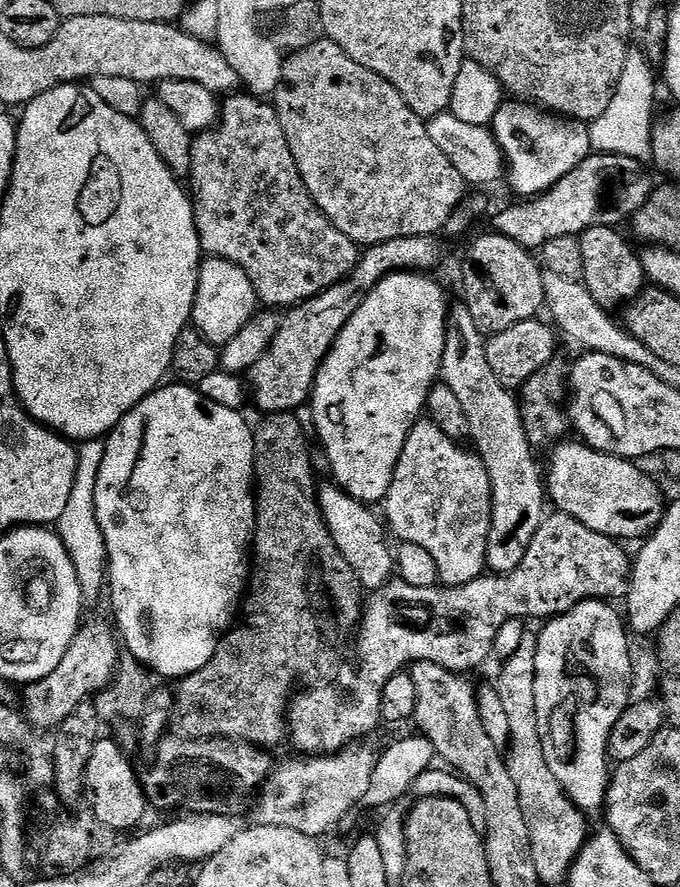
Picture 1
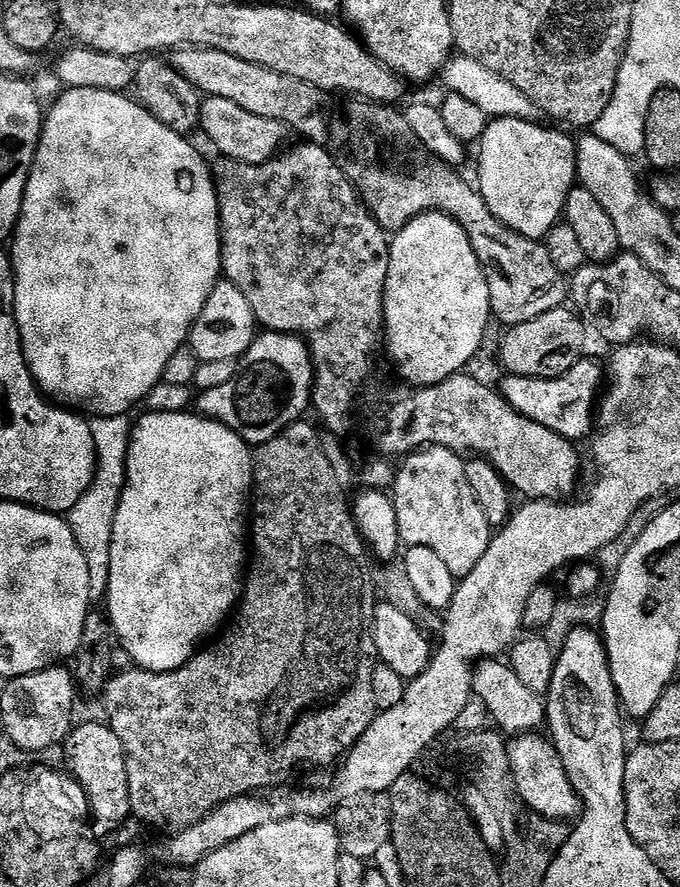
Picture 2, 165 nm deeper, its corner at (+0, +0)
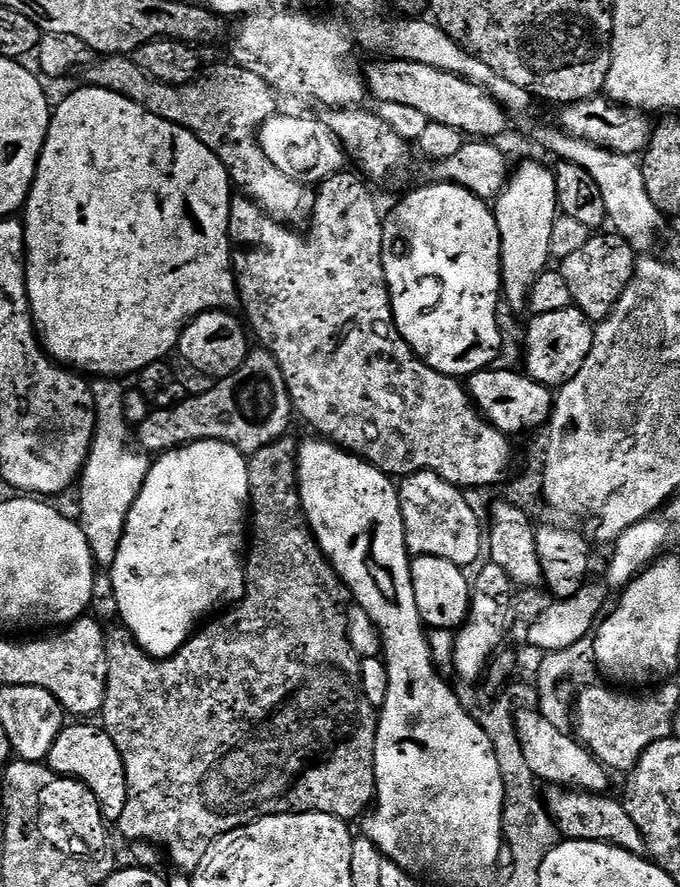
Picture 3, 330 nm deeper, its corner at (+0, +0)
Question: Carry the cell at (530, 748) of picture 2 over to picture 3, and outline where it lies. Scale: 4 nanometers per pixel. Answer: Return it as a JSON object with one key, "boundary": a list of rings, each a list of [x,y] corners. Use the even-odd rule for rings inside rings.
{"boundary":[[[552,786],[543,793],[542,799],[564,840],[602,842],[626,850],[635,856],[647,857],[648,847],[642,838],[642,830],[634,826],[634,821],[630,818],[630,814],[626,814],[623,803],[619,799],[614,800],[611,796]]]}

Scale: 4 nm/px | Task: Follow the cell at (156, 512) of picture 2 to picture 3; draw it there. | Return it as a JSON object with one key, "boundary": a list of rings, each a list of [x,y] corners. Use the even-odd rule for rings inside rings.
{"boundary":[[[199,440],[193,444],[184,444],[181,448],[171,448],[169,452],[159,453],[151,461],[148,473],[146,474],[146,482],[142,486],[142,490],[138,494],[138,498],[134,502],[134,506],[130,510],[130,514],[126,518],[126,526],[124,527],[124,533],[122,534],[122,542],[118,546],[118,554],[114,558],[114,562],[111,566],[112,581],[114,582],[114,595],[118,598],[118,610],[120,615],[118,617],[119,623],[130,630],[130,634],[133,638],[136,639],[136,645],[148,653],[149,656],[155,656],[157,660],[165,660],[167,656],[172,656],[175,652],[180,649],[181,646],[187,644],[189,640],[192,639],[194,633],[197,631],[199,620],[206,616],[205,618],[211,617],[213,614],[211,612],[216,612],[219,608],[221,610],[231,609],[233,606],[239,604],[240,600],[244,596],[244,587],[245,587],[245,563],[246,563],[246,525],[250,520],[250,501],[252,495],[250,494],[250,474],[248,473],[248,462],[249,457],[245,453],[240,452],[234,446],[230,446],[226,442],[221,440]]]}

